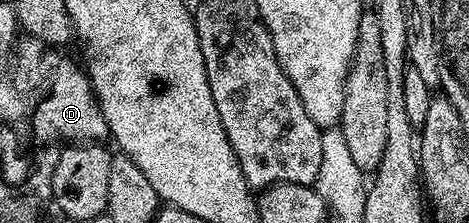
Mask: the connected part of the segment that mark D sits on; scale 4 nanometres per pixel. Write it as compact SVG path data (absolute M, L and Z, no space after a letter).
M48 47L46 50L46 59L42 57L44 61L44 71L42 73L48 73L46 77L50 79L50 85L52 85L52 95L48 99L48 103L44 102L44 105L40 105L40 143L51 144L63 142L62 139L72 139L68 141L75 141L78 143L102 143L110 137L110 128L108 123L104 119L104 115L100 111L98 106L98 100L94 98L94 89L90 85L90 79L87 76L85 70L78 64L78 66L68 57L64 57L59 50Z

